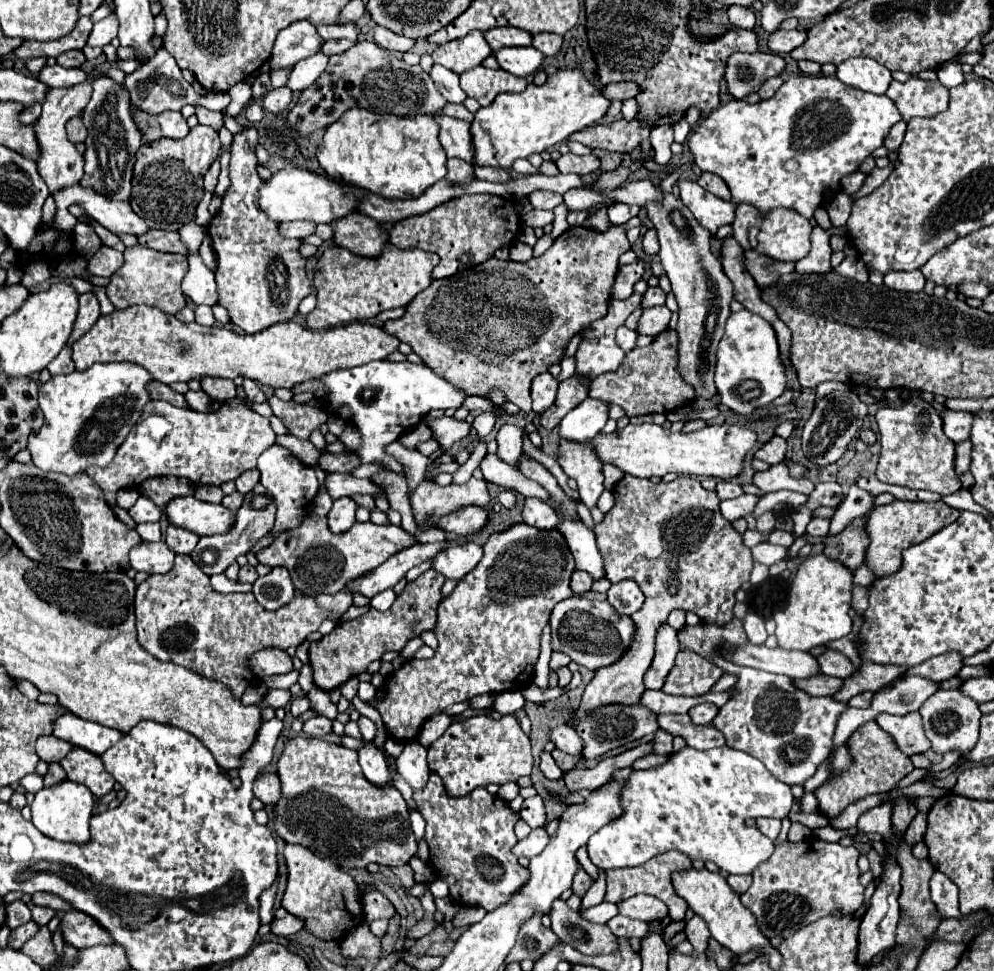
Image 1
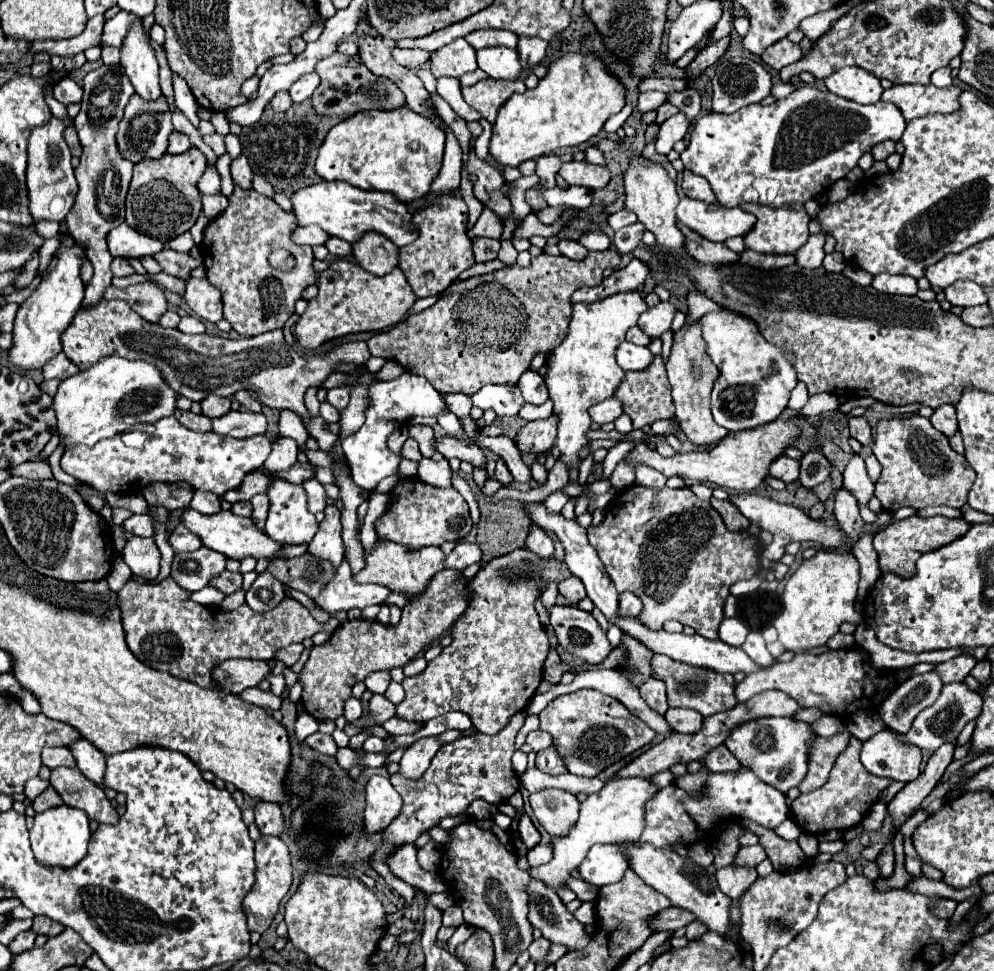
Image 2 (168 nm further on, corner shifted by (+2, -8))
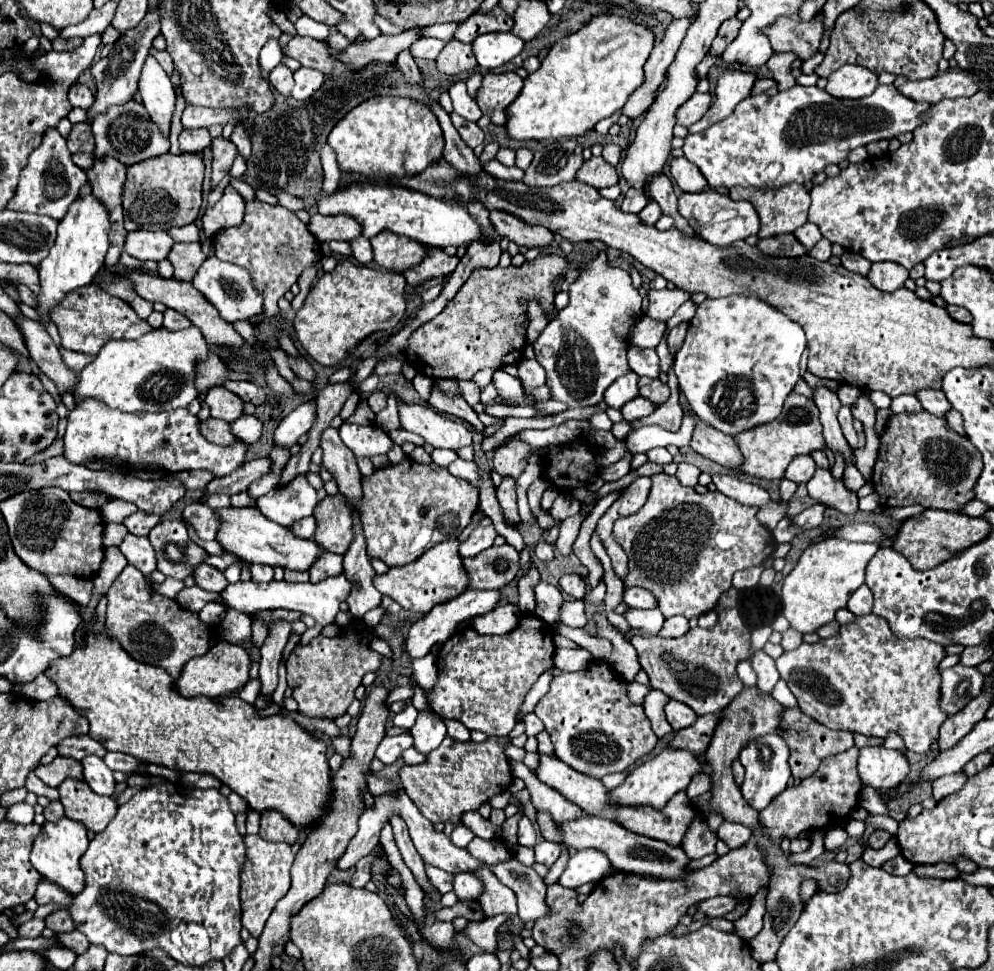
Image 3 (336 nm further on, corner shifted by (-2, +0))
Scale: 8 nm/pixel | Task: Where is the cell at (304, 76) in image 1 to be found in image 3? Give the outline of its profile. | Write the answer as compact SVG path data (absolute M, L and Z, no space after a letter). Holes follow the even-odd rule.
M300 67L298 71L294 71L294 89L292 89L292 97L294 99L308 99L316 89L320 89L320 85L324 83L324 75L320 71L308 69L308 67Z

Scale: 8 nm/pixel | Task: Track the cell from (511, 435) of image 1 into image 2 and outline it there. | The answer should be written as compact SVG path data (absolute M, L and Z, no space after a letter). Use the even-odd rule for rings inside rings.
M496 461L496 473L494 473L494 479L500 483L500 485L504 485L504 487L508 487L514 479L512 479L512 475L508 473L508 467L502 463L502 461Z

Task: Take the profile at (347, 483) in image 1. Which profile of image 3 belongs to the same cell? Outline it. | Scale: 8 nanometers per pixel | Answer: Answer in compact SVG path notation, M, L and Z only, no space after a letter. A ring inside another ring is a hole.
M306 475L296 477L284 489L274 489L256 501L260 513L274 523L290 527L296 519L314 513L318 499L316 489L308 483Z

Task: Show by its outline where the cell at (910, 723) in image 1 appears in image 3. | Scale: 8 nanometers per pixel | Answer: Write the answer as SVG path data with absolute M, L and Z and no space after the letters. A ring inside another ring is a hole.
M884 745L862 747L858 757L858 773L864 785L874 789L890 789L906 779L910 763L904 753L886 749Z

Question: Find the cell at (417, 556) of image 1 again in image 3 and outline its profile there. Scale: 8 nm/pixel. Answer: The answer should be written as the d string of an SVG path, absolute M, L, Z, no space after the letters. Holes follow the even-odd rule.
M344 573L336 575L336 577L328 577L320 583L288 583L288 581L272 581L272 583L254 583L254 581L238 581L228 585L222 591L222 601L246 615L252 615L256 611L262 609L290 609L290 611L298 611L302 615L312 615L318 625L308 628L301 636L300 643L297 646L308 644L313 637L320 633L320 629L328 623L334 621L336 613L340 611L340 603L348 599L348 593L352 591L352 581L348 581L348 577L344 577Z

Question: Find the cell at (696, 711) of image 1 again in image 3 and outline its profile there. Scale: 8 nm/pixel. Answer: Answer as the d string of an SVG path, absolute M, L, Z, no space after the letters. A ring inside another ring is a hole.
M668 701L664 711L666 711L666 719L674 731L680 731L688 725L694 725L698 719L696 713L692 713L692 709L688 709L688 705L678 703L678 701Z

